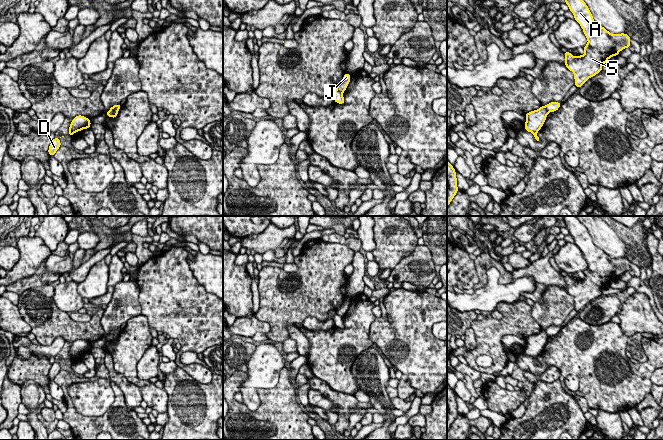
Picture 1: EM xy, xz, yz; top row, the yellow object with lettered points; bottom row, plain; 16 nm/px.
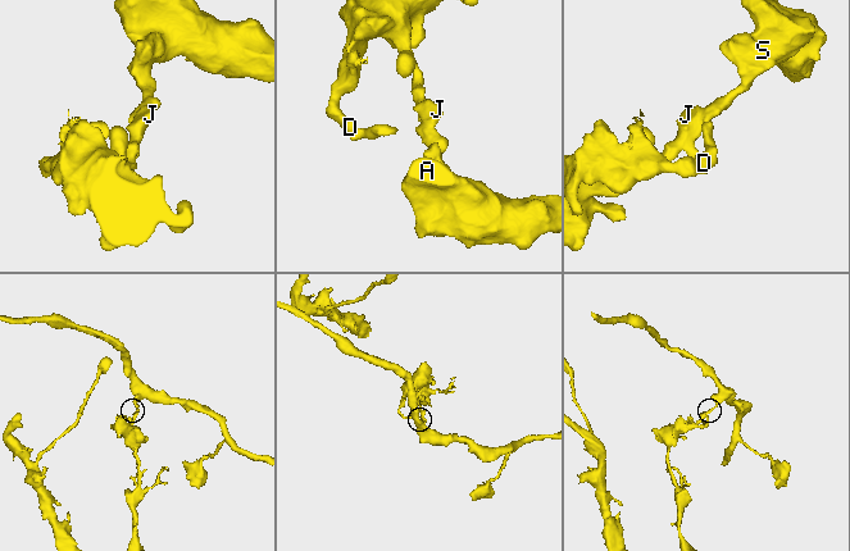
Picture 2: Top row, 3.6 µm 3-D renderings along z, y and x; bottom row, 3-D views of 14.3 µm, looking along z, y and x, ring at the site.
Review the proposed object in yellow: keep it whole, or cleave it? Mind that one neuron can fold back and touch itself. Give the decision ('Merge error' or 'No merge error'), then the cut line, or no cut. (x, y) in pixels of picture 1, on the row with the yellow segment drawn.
Merge error. Split along yz (545, 106), (547, 113)

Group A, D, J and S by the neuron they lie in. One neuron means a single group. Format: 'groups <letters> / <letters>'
groups A S / D J

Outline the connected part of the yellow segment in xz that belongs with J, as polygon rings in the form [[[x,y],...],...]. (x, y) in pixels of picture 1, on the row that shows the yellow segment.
[[[346,73],[343,76],[342,81],[336,86],[337,91],[344,92],[347,86],[349,85],[350,79],[351,79],[350,73]]]

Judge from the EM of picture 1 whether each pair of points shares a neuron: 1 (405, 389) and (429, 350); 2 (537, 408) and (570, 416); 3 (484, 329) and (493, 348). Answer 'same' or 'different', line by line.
1: different
2: same
3: same

